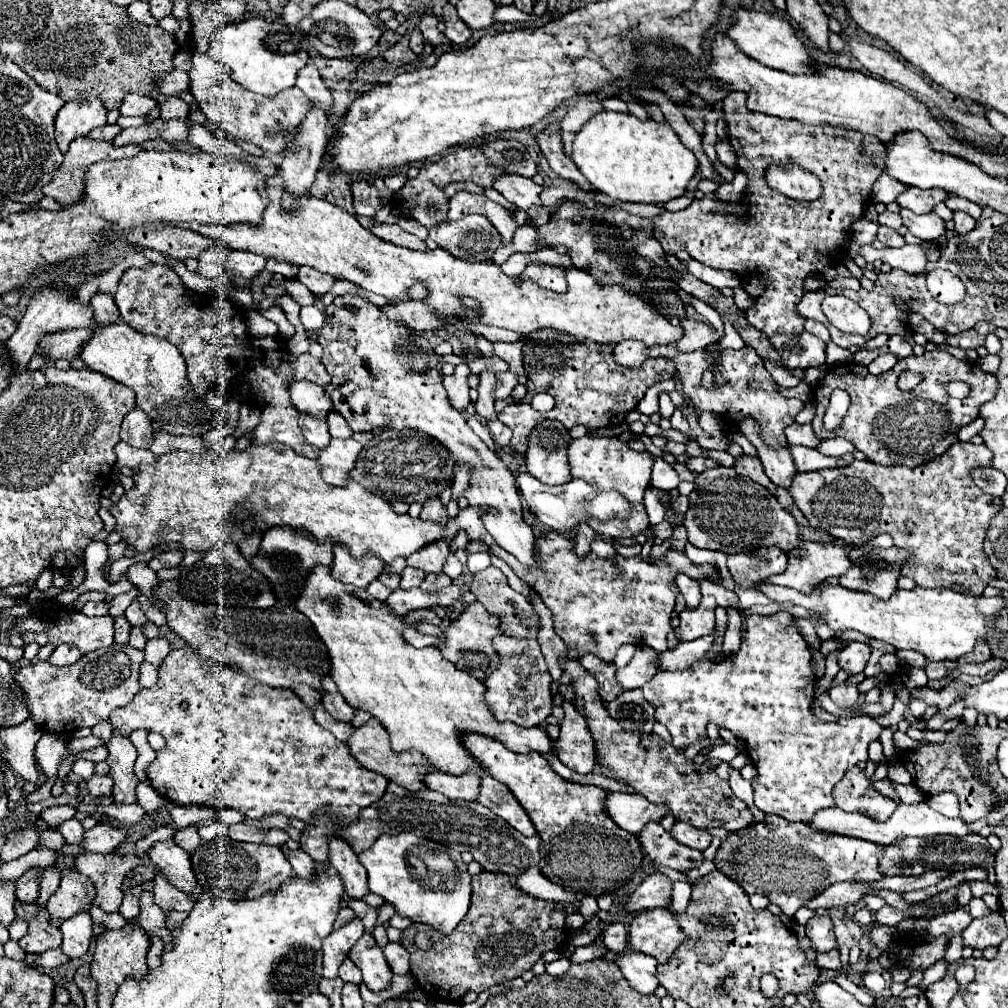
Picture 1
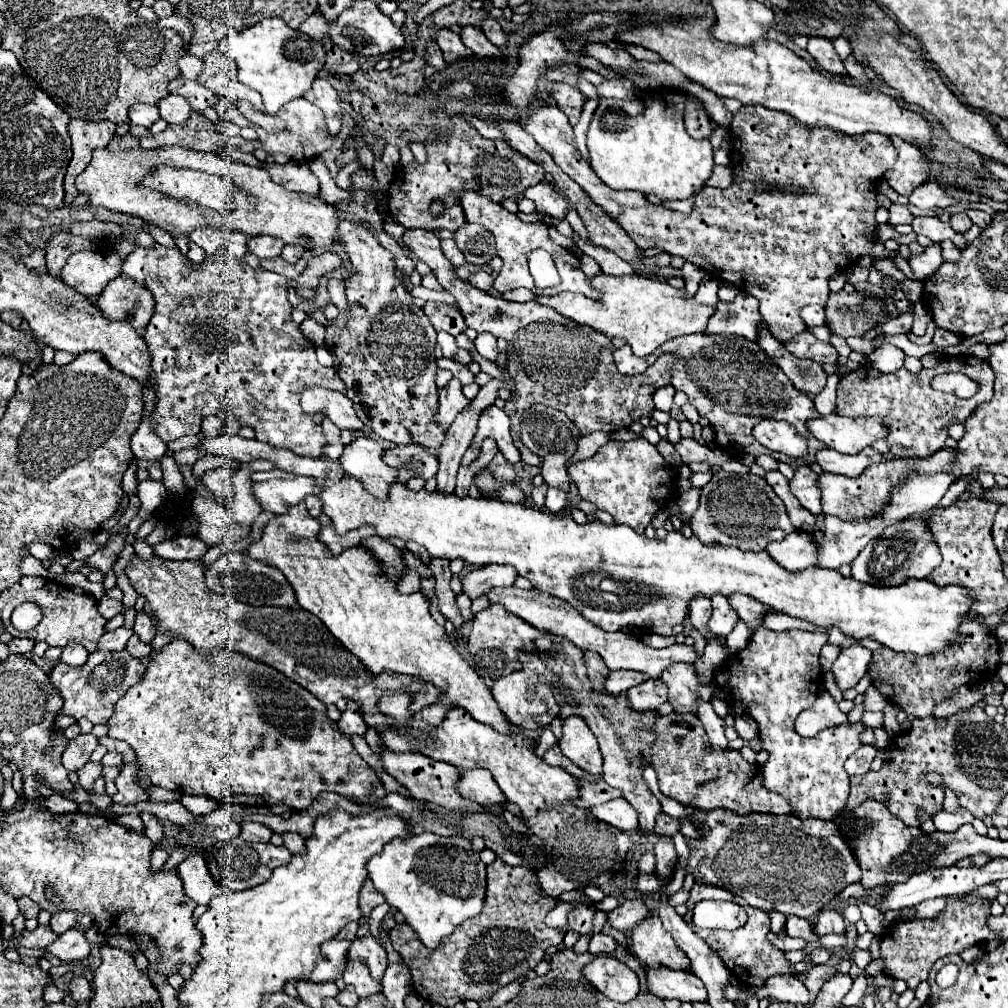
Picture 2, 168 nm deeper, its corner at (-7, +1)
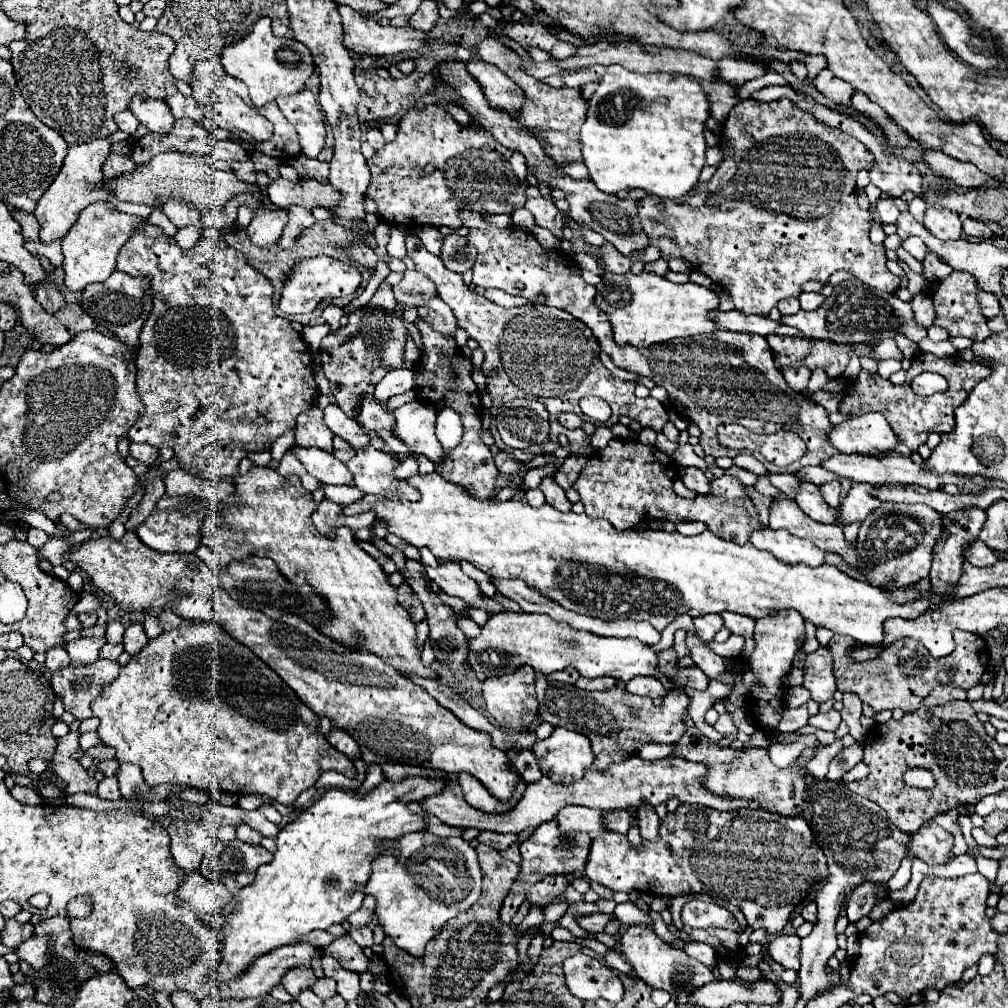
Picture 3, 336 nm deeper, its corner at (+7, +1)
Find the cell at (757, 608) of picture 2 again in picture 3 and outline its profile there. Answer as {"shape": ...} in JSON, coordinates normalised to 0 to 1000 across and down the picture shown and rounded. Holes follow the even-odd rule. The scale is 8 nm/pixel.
{"shape":[[[716,607],[714,611],[718,613],[718,621],[720,621],[726,629],[734,629],[734,631],[740,633],[740,641],[738,641],[736,649],[744,649],[744,641],[748,641],[748,637],[746,637],[748,613],[740,613],[740,611],[728,609],[728,607]]]}

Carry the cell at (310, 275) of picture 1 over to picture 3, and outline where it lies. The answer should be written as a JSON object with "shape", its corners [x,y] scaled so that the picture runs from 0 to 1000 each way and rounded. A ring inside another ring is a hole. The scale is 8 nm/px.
{"shape":[[[323,302],[319,313],[329,323],[329,327],[335,327],[337,325],[337,315],[341,313],[341,306],[339,304],[333,304],[333,302]]]}

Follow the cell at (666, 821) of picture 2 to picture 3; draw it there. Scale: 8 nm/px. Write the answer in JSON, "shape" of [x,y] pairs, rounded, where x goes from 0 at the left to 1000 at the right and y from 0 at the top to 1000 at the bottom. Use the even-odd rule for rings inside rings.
{"shape":[[[611,804],[609,808],[603,808],[601,812],[601,823],[609,823],[613,827],[623,827],[625,819],[627,817],[633,817],[633,810],[629,810],[627,806],[621,806],[621,804]]]}

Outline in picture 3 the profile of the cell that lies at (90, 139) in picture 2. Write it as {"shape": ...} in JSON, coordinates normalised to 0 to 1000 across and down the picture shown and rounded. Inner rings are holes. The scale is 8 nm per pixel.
{"shape":[[[97,137],[91,141],[81,141],[81,143],[71,143],[67,145],[67,153],[63,157],[63,165],[60,169],[60,173],[56,175],[56,179],[50,183],[50,187],[42,192],[34,214],[40,220],[40,238],[42,240],[52,240],[56,236],[62,236],[69,224],[77,218],[77,210],[81,206],[85,206],[91,200],[97,198],[107,198],[118,209],[138,214],[142,218],[147,218],[153,206],[144,202],[134,202],[129,200],[119,200],[110,192],[105,192],[103,188],[89,188],[87,183],[93,181],[97,185],[97,181],[101,181],[101,161],[105,159],[105,153],[109,153],[109,141],[105,137]]]}

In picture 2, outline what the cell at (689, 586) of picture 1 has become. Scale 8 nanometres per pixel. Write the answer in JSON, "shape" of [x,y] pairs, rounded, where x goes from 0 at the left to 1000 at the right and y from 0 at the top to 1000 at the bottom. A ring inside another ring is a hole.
{"shape":[[[688,593],[685,597],[685,617],[687,621],[700,633],[700,637],[706,637],[706,635],[716,635],[716,631],[706,631],[704,625],[702,625],[702,615],[706,611],[706,601],[704,601],[704,595],[702,593]]]}

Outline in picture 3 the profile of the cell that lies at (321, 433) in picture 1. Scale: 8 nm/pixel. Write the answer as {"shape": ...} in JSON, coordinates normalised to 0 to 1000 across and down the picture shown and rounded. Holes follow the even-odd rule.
{"shape":[[[315,403],[296,413],[296,421],[294,421],[294,440],[296,442],[304,442],[304,444],[312,442],[312,444],[327,448],[329,435],[331,431],[327,431],[323,421],[319,419],[319,407]]]}

